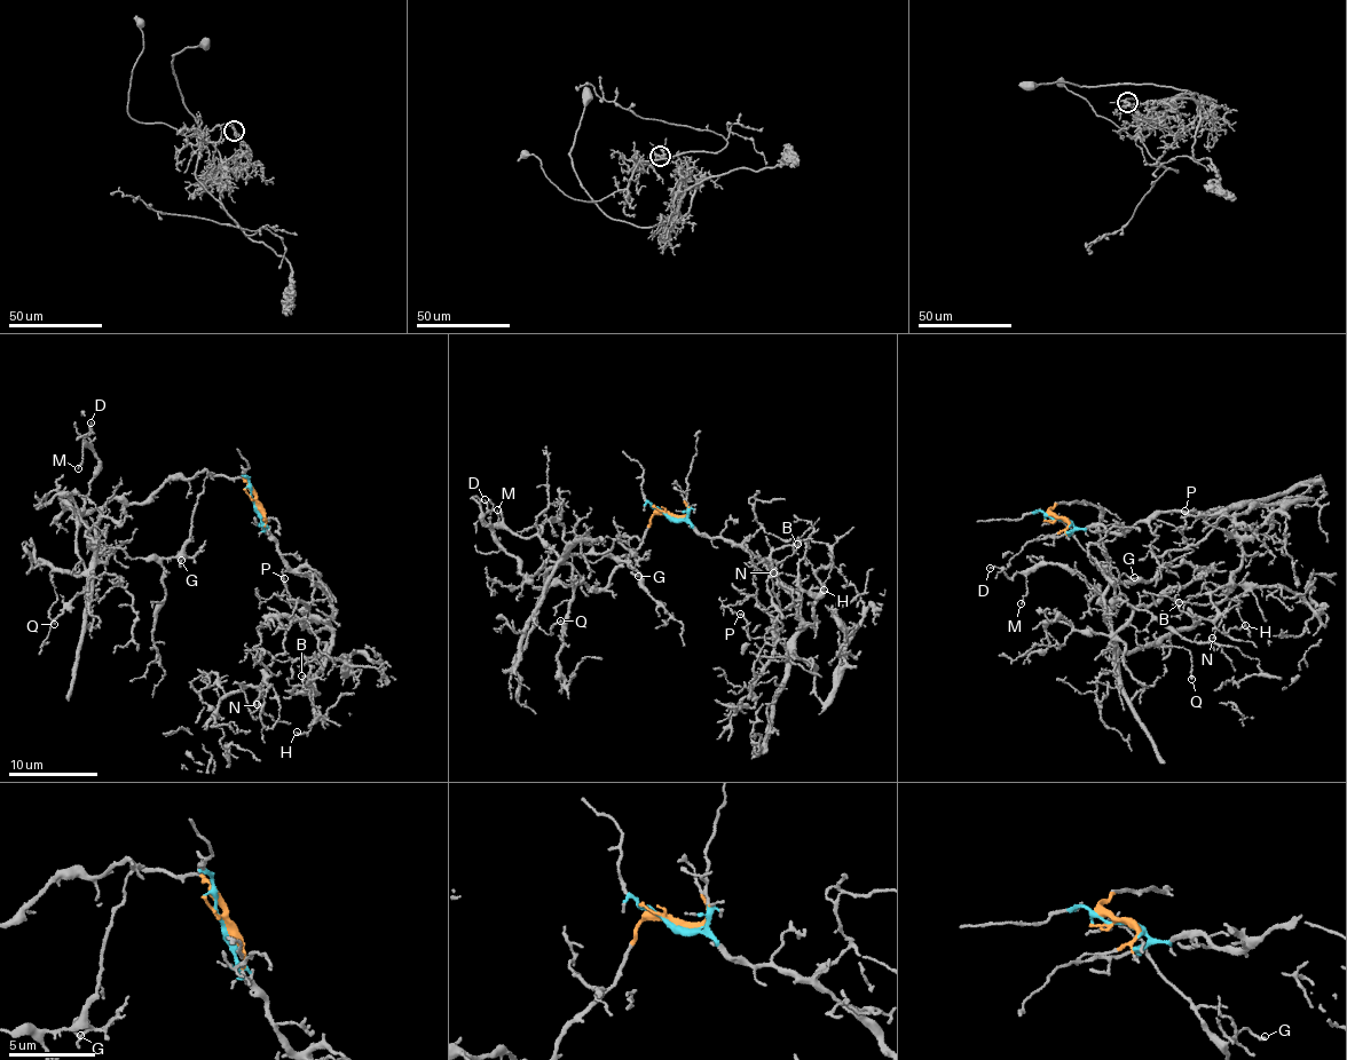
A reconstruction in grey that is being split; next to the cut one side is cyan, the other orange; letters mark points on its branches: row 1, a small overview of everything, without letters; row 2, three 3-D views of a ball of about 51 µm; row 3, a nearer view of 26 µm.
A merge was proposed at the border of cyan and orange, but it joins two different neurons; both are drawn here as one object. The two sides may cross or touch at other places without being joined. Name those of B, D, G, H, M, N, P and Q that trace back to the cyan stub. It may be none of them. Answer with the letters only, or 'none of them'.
B, H, N, P

